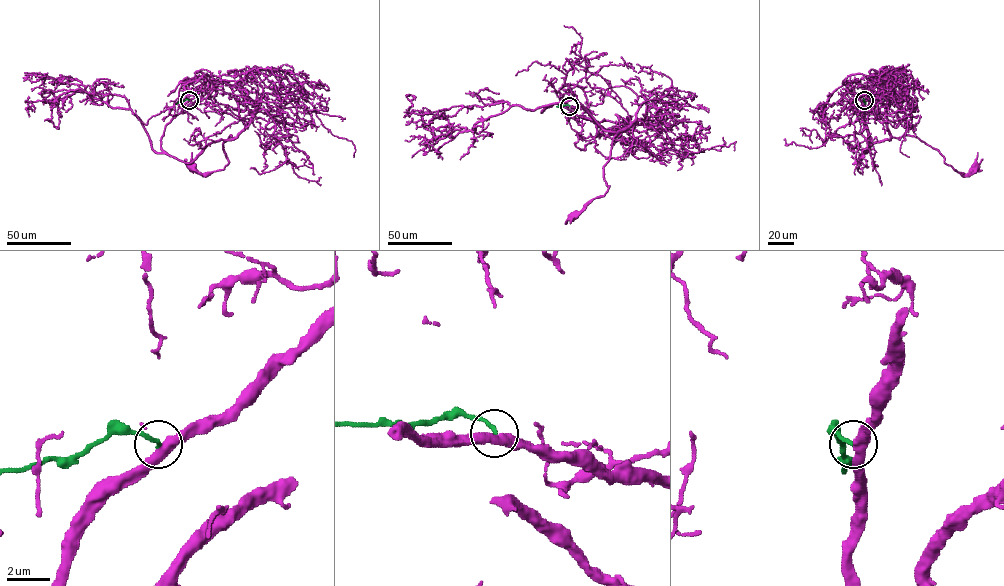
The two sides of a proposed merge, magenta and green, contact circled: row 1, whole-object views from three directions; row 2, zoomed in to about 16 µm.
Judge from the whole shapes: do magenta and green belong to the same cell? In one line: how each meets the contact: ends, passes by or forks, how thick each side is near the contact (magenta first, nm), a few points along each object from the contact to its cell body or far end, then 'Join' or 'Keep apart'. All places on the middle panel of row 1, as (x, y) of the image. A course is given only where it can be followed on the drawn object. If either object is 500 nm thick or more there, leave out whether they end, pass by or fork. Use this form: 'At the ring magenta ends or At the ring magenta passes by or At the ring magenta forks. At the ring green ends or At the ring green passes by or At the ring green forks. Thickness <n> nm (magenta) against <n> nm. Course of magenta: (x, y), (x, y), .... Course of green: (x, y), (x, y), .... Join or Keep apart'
At the ring magenta passes by. At the ring green ends. Thickness 440 nm (magenta) against 180 nm. Course of magenta: (569, 106), (585, 108), (611, 133), (625, 128), (614, 137), (603, 167), (607, 191), (572, 216). Course of green: (569, 106), (556, 106). Join

